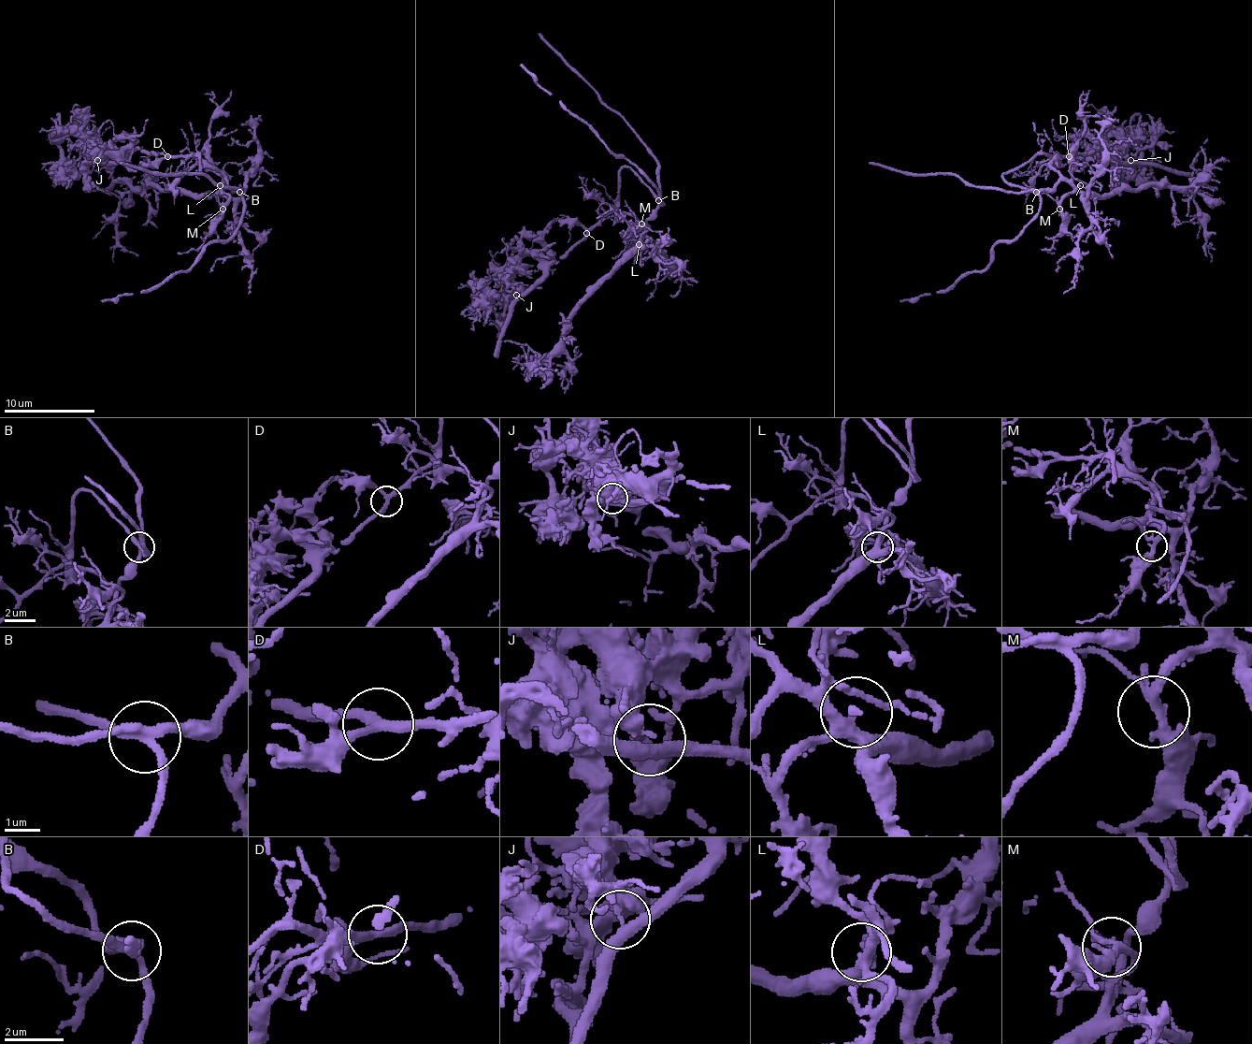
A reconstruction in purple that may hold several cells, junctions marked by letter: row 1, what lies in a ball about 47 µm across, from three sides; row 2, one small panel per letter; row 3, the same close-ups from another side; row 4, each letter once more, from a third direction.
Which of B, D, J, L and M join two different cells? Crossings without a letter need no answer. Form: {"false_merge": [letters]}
{"false_merge": ["B"]}

